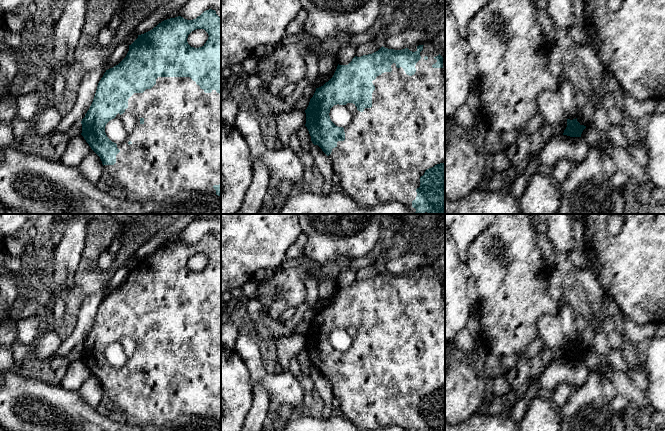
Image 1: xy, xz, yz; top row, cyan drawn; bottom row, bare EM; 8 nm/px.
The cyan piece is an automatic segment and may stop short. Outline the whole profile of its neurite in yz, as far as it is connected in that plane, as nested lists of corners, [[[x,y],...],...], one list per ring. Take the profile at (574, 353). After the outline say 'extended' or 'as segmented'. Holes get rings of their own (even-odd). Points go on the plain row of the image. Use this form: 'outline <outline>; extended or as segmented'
outline [[[577,342],[573,344],[567,343],[567,351],[564,354],[563,359],[567,359],[570,361],[581,361],[581,358],[585,352],[586,350],[581,349],[577,345]]]; as segmented

